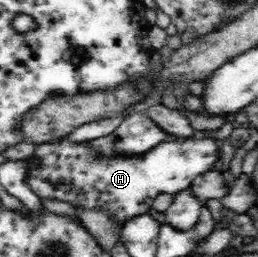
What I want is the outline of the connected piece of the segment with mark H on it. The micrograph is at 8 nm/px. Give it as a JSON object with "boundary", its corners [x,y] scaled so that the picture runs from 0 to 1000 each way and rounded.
{"boundary":[[[748,525],[740,533],[694,537],[690,545],[647,545],[616,556],[554,603],[531,611],[415,611],[415,619],[353,619],[372,611],[353,595],[357,580],[333,572],[333,556],[283,556],[236,537],[221,556],[151,556],[136,572],[112,630],[112,673],[105,704],[120,732],[159,774],[221,774],[271,790],[291,805],[306,802],[399,802],[415,809],[438,840],[461,848],[461,864],[481,868],[504,844],[562,833],[585,805],[593,778],[624,751],[686,755],[725,739],[744,704],[802,665],[833,661],[833,634],[857,611],[860,553],[818,525]]]}

